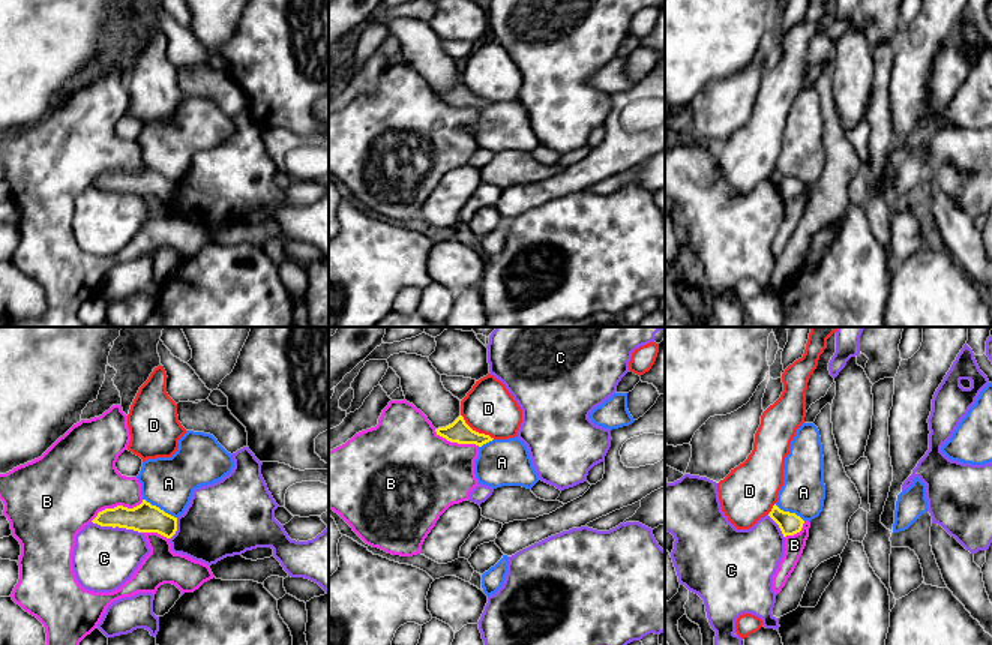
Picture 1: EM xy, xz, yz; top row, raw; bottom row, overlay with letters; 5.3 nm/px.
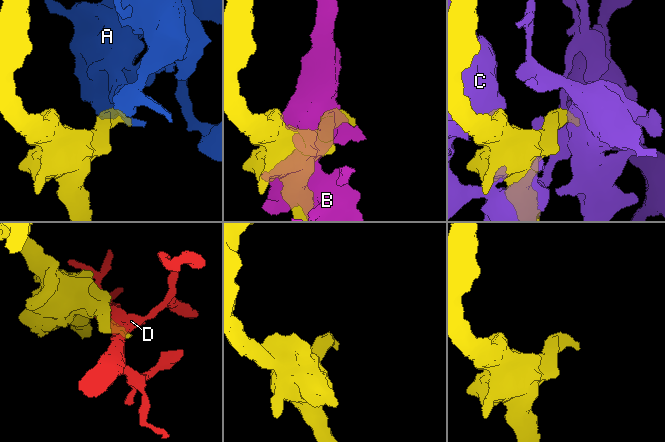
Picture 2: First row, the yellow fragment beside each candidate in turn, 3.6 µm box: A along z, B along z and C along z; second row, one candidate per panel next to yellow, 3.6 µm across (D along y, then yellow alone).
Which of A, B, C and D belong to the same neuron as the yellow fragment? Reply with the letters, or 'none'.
none

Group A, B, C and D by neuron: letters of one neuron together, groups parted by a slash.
A / B / C / D

